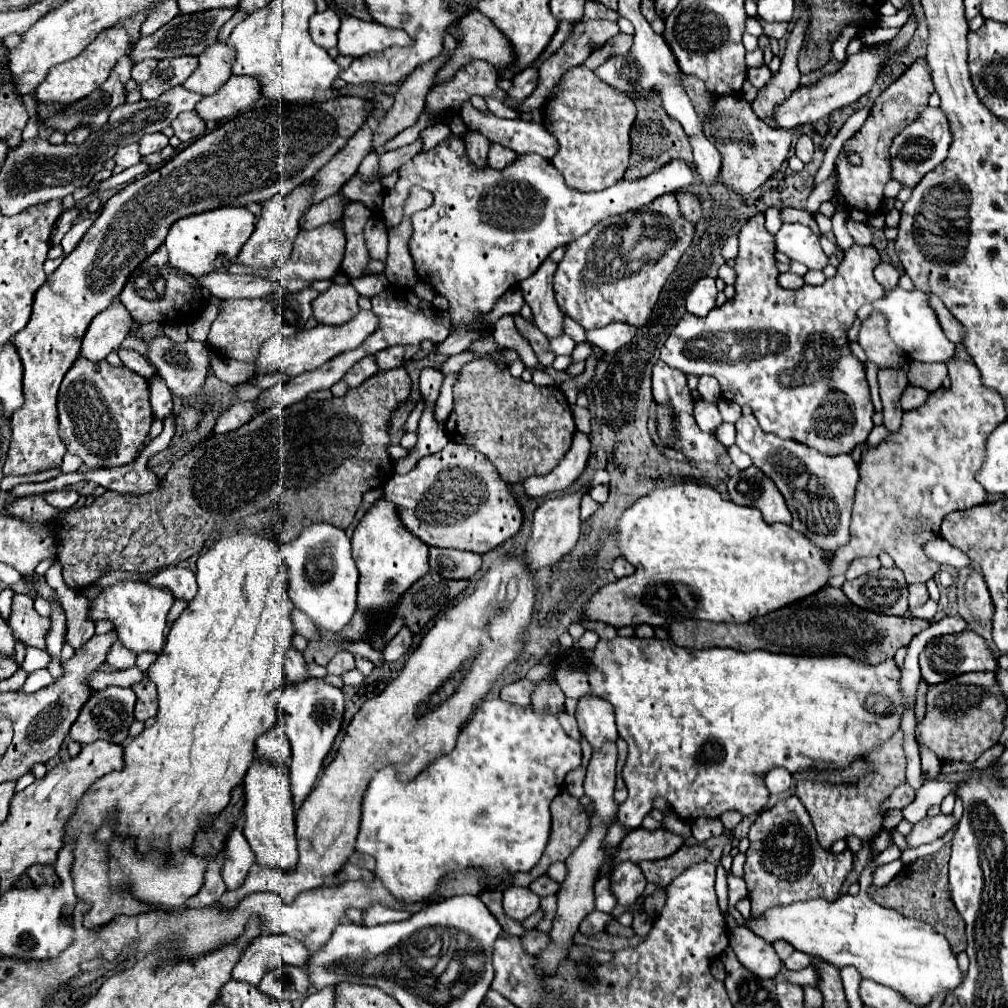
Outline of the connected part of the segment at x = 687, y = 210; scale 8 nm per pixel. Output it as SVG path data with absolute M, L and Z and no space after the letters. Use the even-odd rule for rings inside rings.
M677 192L677 202L679 202L679 210L683 214L685 220L689 220L693 226L697 224L699 216L701 216L701 204L699 198L689 194L689 192Z

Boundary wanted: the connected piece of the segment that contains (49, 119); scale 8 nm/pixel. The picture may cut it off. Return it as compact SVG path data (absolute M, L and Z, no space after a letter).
M125 54L123 58L119 58L119 62L115 64L115 68L111 70L111 76L107 78L107 82L97 88L91 96L67 106L65 110L61 110L61 106L45 106L45 104L39 104L39 118L43 120L43 124L47 128L53 128L53 130L59 130L59 132L69 132L73 130L75 126L81 126L81 124L89 124L91 130L99 130L99 126L103 126L111 114L113 108L117 108L119 104L125 102L125 84L127 80L131 78L131 68L133 68L133 60L129 54Z

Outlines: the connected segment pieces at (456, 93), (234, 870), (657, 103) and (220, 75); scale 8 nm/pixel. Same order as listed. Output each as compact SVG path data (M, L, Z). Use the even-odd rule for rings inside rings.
M473 60L473 62L469 62L467 66L463 66L463 68L455 74L455 78L453 78L451 82L447 82L447 84L439 84L439 86L431 88L431 92L427 94L427 106L425 106L423 114L421 114L419 120L417 120L417 124L406 128L403 132L395 136L395 138L387 141L384 146L385 151L392 151L415 142L415 140L418 139L420 132L425 129L427 122L429 122L433 116L441 116L447 108L449 108L449 110L451 110L451 108L459 110L461 102L463 102L463 100L469 100L473 94L479 94L479 96L483 96L483 98L485 98L485 96L491 96L491 98L497 98L497 100L505 102L505 92L497 86L497 76L499 76L499 74L497 74L497 70L495 70L491 64L483 62L483 60ZM391 142L393 143L393 146L387 144Z
M235 828L231 832L231 838L227 838L223 858L225 858L225 864L223 864L221 874L223 874L227 890L233 890L239 884L243 884L251 866L255 864L255 854L239 828Z
M641 92L635 98L635 106L637 106L637 118L633 122L631 138L629 138L631 140L631 158L629 158L629 168L625 170L623 178L625 180L639 180L643 176L649 176L653 170L663 168L671 160L685 160L691 164L691 168L695 172L689 136L685 134L683 126L677 120L667 116L667 112L663 110L661 98L655 92Z
M215 42L199 56L199 68L183 82L183 88L197 92L201 96L211 96L223 86L231 76L231 66L235 50L229 44Z

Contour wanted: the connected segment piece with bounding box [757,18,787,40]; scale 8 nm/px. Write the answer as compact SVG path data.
M757 18L757 20L759 20L759 24L763 26L763 30L765 30L765 34L767 34L769 38L781 40L781 38L787 34L787 24L769 24L769 22L761 20L761 18Z

